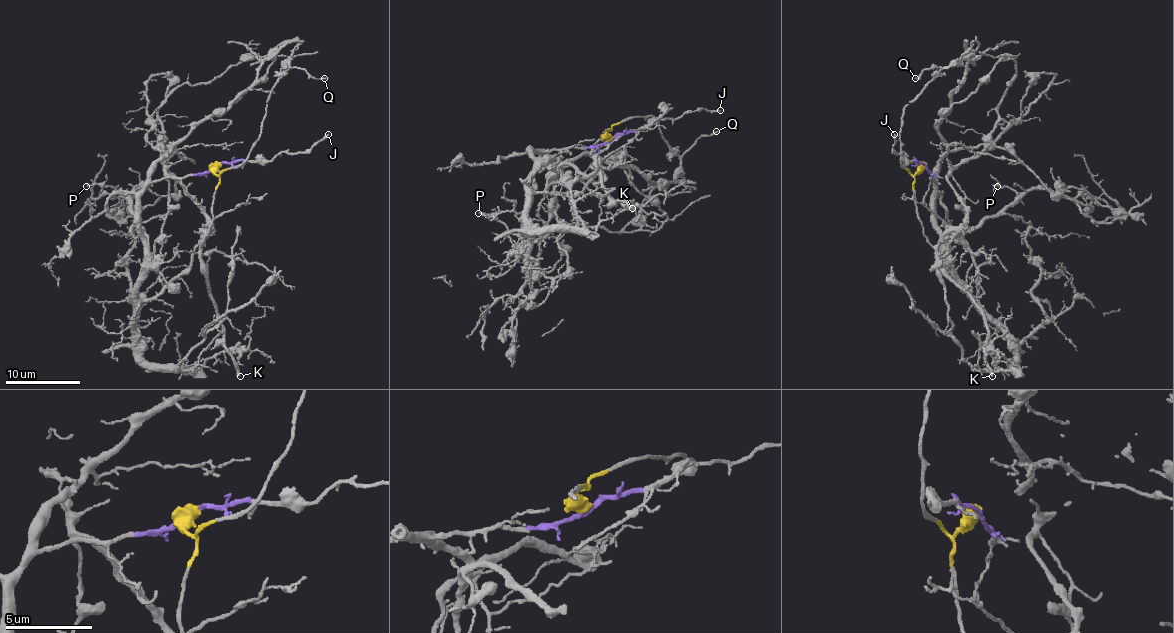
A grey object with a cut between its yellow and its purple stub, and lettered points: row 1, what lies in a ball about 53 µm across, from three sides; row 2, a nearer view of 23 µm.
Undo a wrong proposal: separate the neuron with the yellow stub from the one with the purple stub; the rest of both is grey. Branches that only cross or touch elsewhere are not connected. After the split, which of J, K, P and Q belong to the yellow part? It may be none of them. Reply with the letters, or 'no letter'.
K, Q

